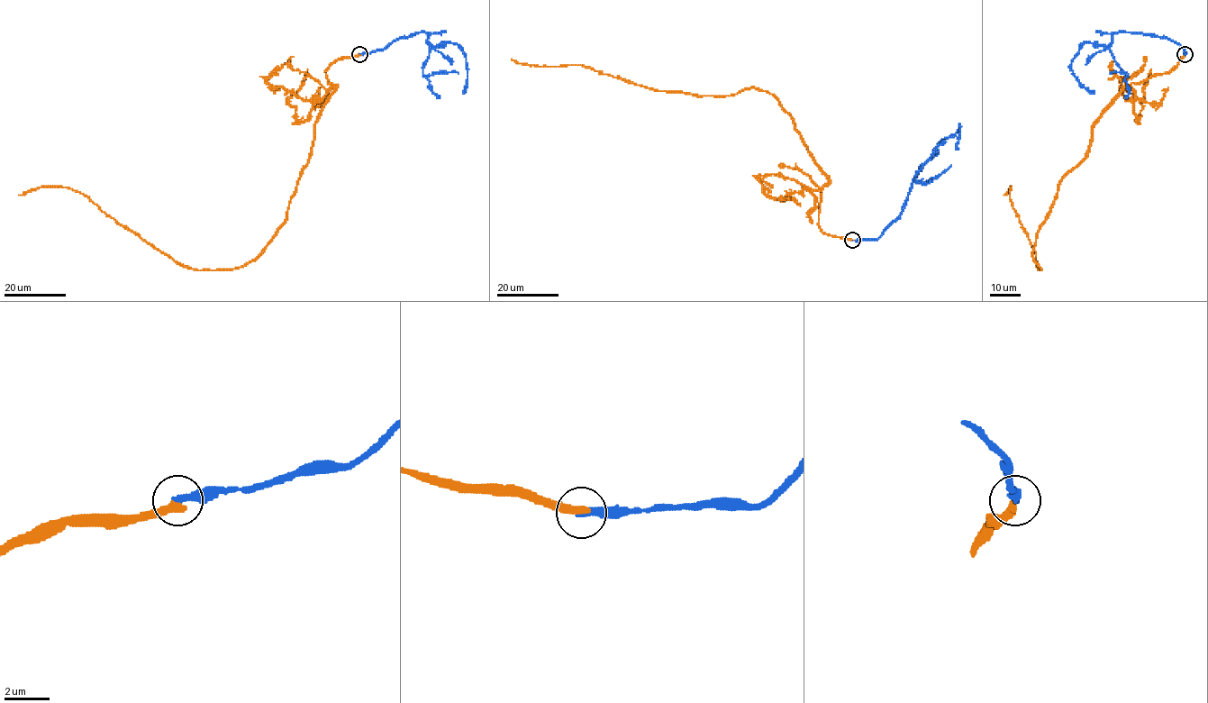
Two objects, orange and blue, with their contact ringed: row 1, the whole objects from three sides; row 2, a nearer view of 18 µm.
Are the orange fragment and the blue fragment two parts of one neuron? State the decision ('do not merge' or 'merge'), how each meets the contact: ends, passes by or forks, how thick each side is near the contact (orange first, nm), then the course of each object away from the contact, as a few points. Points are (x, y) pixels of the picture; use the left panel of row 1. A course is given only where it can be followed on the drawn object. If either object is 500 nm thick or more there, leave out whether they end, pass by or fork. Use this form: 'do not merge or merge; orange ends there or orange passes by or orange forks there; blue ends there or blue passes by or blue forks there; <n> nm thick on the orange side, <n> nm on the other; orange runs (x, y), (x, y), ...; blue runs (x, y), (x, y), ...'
do not merge; orange ends there; blue ends there; 360 nm thick on the orange side, 340 nm on the other; orange runs (359, 55), (326, 69), (335, 90), (315, 124), (286, 220), (240, 267), (178, 264), (67, 187), (18, 195); blue runs (359, 54), (383, 50), (394, 41), (425, 32), (433, 46), (450, 42), (462, 50), (467, 70), (463, 90)

